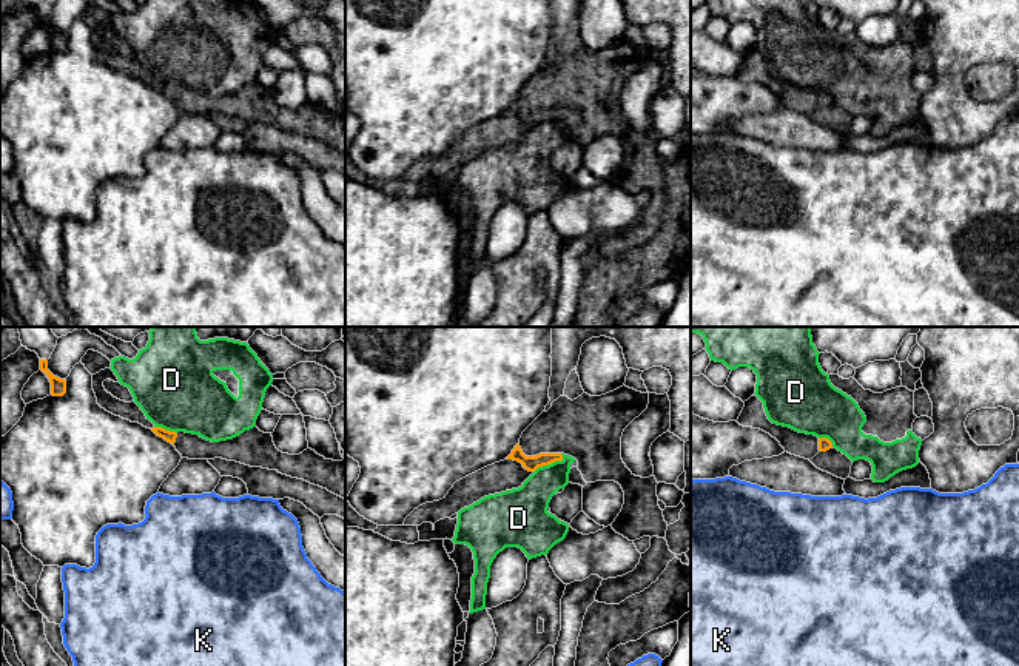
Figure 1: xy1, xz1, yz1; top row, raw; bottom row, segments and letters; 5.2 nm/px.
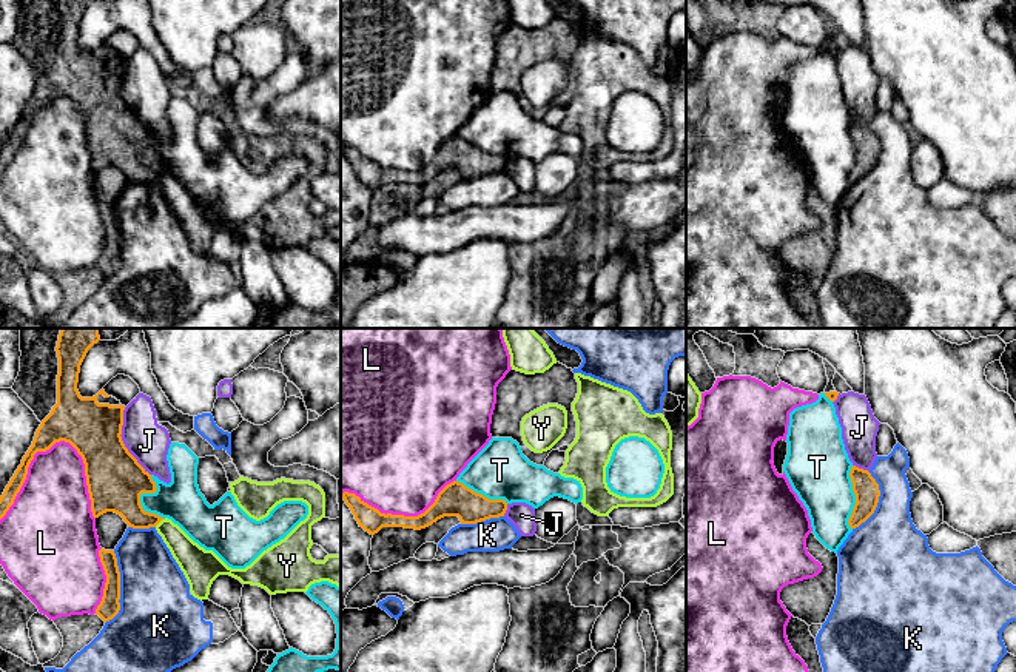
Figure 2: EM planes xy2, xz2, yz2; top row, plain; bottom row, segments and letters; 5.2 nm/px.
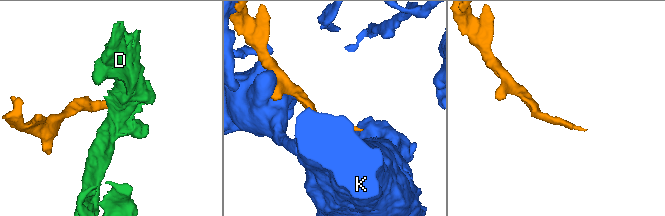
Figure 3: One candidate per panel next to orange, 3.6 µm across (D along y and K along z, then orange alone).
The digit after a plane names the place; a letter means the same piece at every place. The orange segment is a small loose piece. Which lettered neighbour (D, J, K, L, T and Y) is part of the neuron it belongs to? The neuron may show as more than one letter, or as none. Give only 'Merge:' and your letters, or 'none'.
Merge: none

